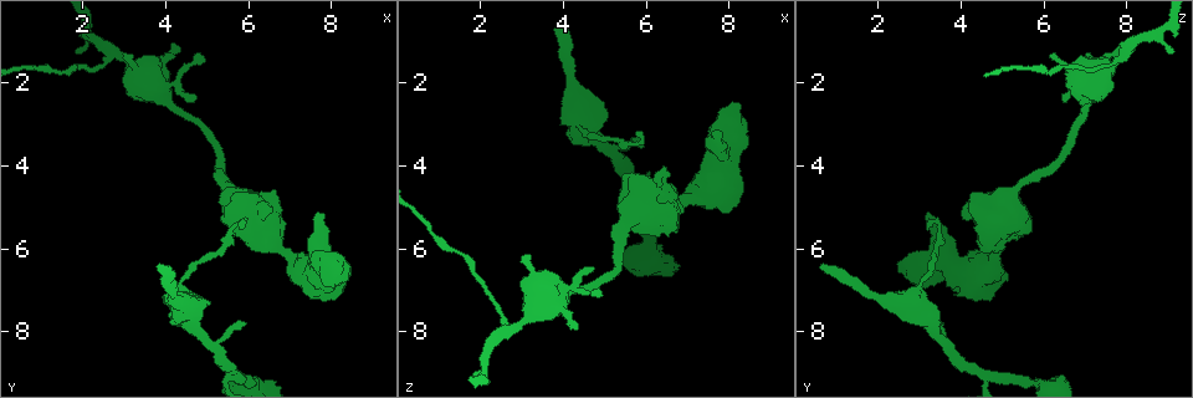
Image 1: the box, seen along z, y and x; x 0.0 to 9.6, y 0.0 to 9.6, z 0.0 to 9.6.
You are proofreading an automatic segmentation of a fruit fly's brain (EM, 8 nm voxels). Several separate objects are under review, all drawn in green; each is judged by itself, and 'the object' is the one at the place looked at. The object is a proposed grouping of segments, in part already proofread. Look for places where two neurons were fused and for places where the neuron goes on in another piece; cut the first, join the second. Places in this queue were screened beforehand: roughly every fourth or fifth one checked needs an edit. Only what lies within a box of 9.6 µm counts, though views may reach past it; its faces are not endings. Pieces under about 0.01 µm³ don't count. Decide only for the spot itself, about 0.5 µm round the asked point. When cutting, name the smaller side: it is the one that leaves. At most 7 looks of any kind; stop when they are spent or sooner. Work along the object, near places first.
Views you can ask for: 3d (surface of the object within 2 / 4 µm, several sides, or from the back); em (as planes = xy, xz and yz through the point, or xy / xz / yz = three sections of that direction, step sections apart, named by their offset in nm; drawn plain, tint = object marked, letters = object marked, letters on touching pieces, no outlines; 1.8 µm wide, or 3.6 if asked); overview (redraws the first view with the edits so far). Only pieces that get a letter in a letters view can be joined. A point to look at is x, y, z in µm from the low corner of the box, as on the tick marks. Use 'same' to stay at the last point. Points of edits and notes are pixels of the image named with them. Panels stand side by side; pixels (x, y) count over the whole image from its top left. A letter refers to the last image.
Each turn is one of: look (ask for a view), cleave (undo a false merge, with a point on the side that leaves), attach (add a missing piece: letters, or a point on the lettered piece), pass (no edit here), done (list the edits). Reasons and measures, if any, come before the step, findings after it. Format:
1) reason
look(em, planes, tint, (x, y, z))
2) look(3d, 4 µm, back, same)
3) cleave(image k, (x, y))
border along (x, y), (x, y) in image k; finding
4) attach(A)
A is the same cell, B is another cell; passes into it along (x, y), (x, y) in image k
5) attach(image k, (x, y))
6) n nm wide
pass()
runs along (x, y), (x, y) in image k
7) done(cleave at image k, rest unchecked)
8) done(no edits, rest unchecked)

branch stops here
look(em, planes, letters, (3.95, 6.40, 0.60))

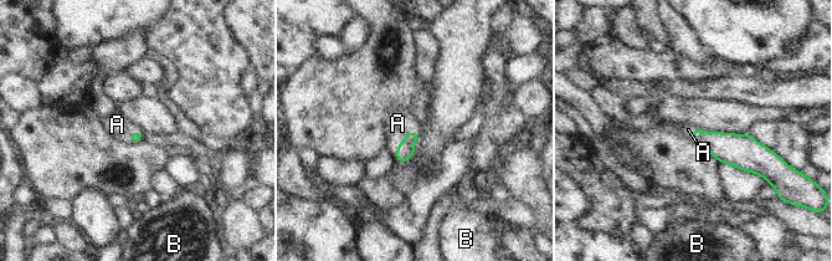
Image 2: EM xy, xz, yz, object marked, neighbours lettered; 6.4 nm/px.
attach(A)
A is the same cell, B is another cell; passes into it along (405, 151), (402, 141), (397, 123) in image 2; the neuron continues

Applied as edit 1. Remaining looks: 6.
thick end
look(em, planes, letters, (7.85, 5.15, 3.15))

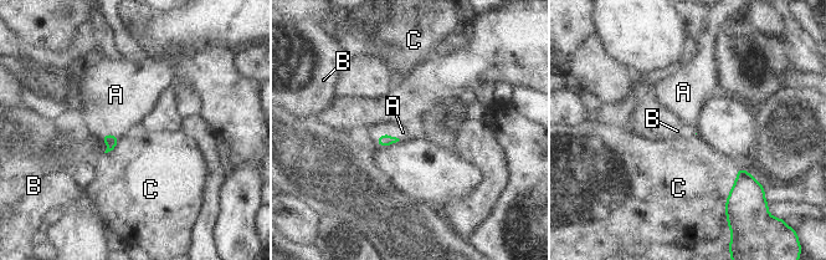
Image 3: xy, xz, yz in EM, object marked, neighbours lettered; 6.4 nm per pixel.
attach(A)
A is the same cell, B and C are other cells; passes into it along (384, 139), (386, 134), (403, 132) in image 3; the neuron continues

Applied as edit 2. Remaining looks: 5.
small branch off a trunk
look(3d, 2 µm, (2.75, 1.30, 7.90))

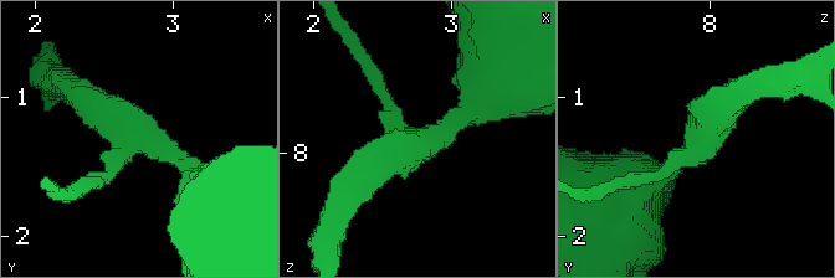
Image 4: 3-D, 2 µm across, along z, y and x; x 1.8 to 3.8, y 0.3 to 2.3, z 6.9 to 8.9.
3 arms
look(em, planes, letters, (2.70, 1.32, 7.90))

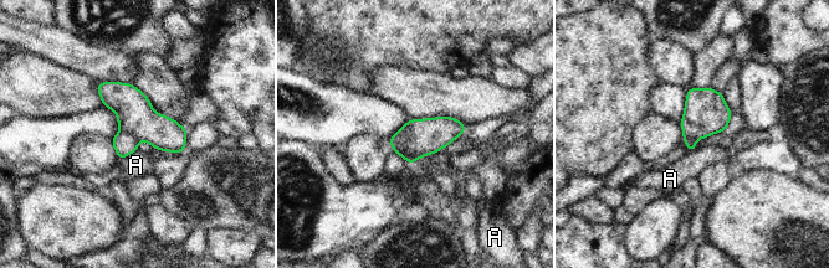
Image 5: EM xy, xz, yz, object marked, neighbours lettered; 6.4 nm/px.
240 nm wide
cleave(image 5, (124, 144))
A is another cell; border along (121, 130), (129, 134), (137, 142) in image 5; two neurons meet here

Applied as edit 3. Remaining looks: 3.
done(attach at image 2, attach at image 3, cleave at image 5, rest unchecked)

